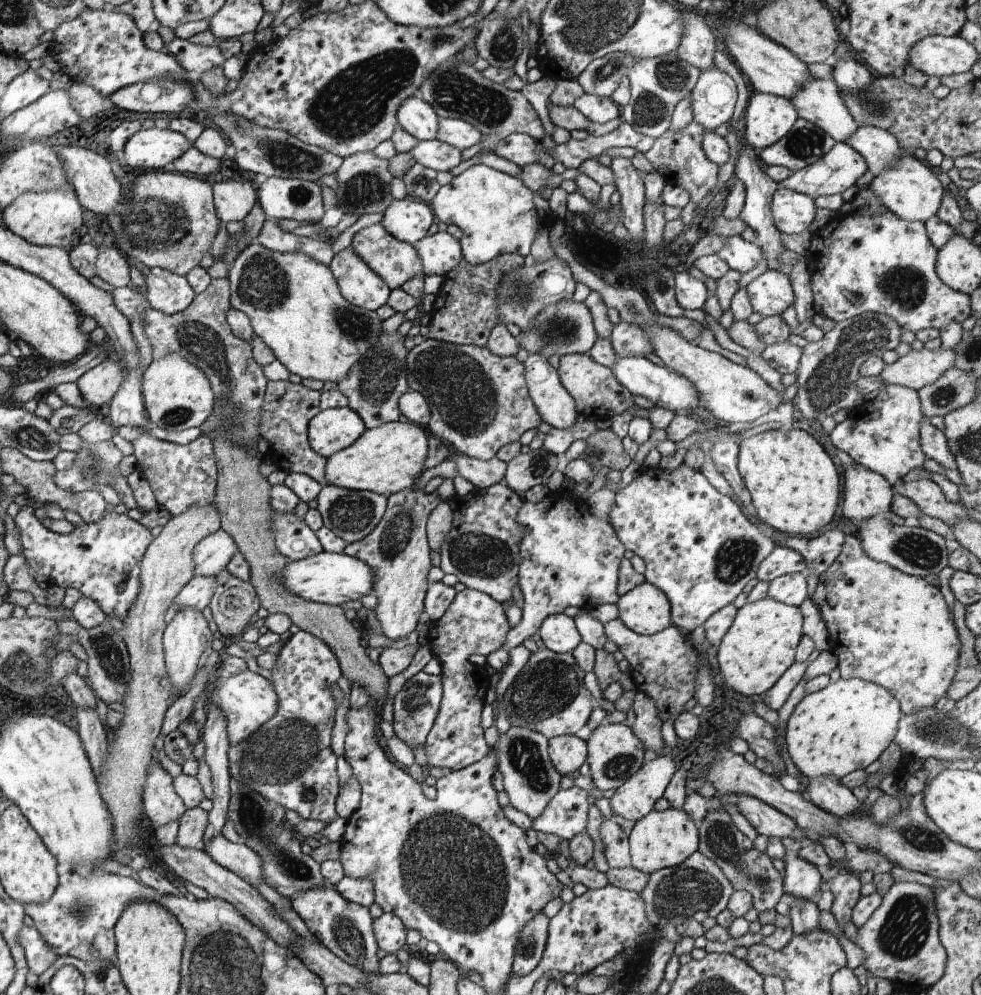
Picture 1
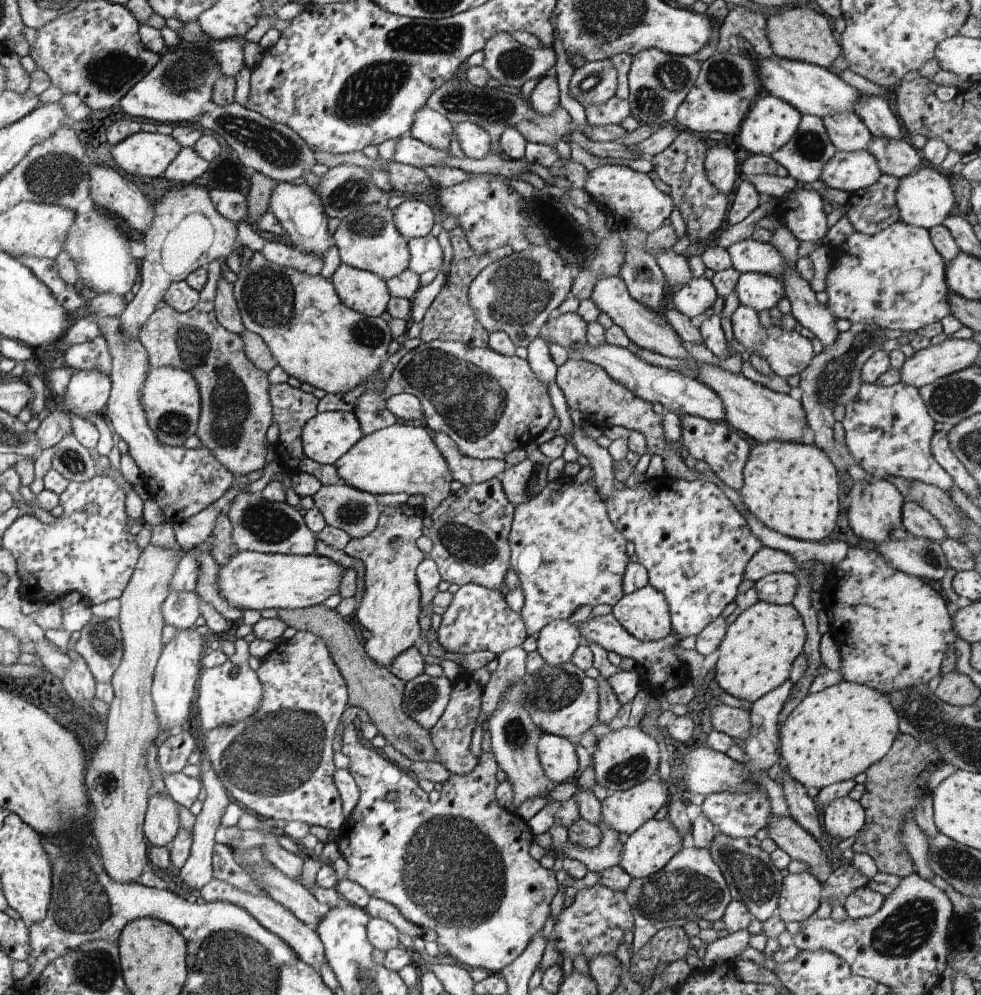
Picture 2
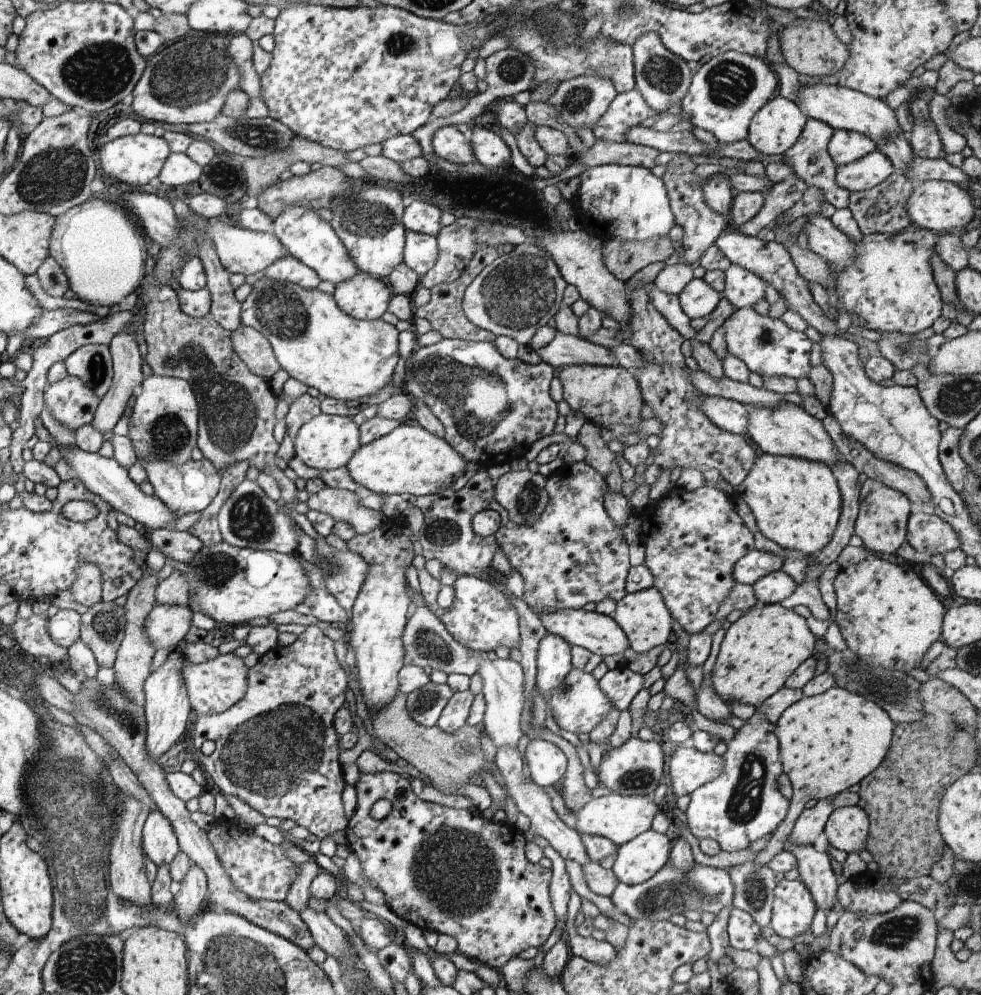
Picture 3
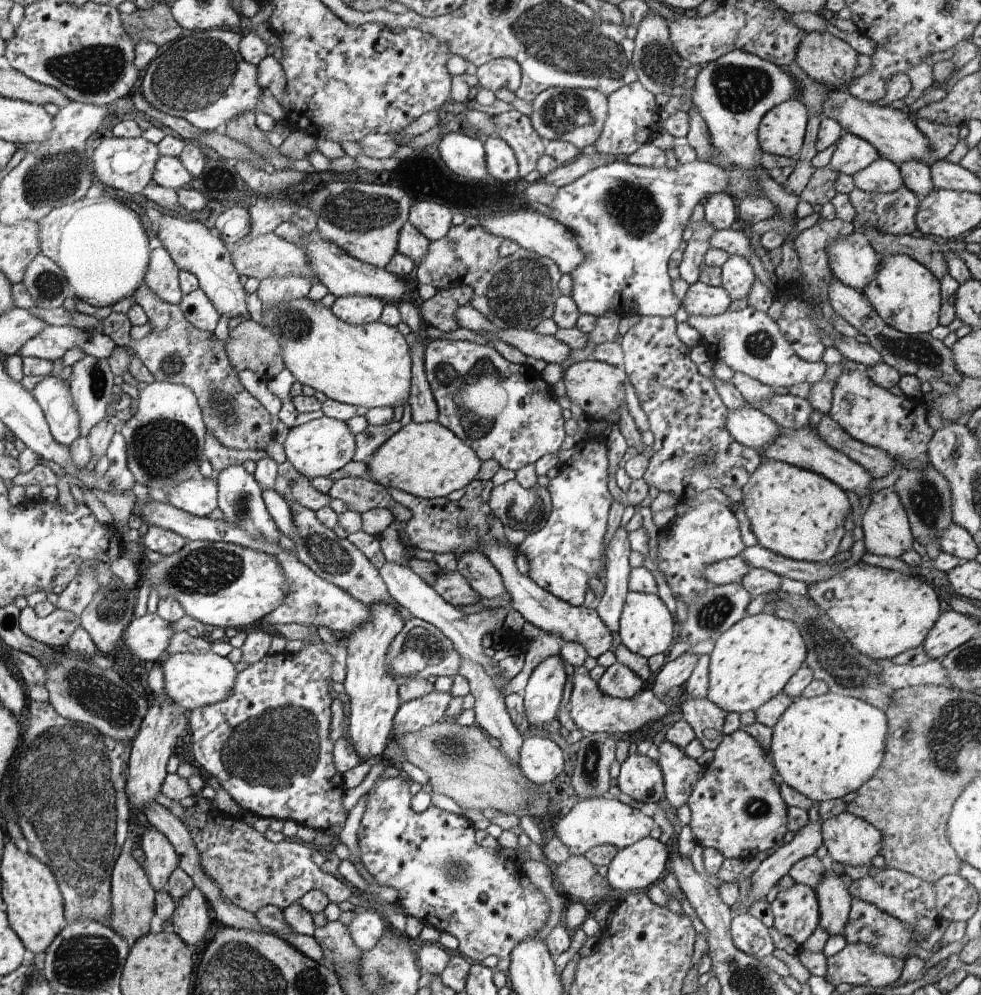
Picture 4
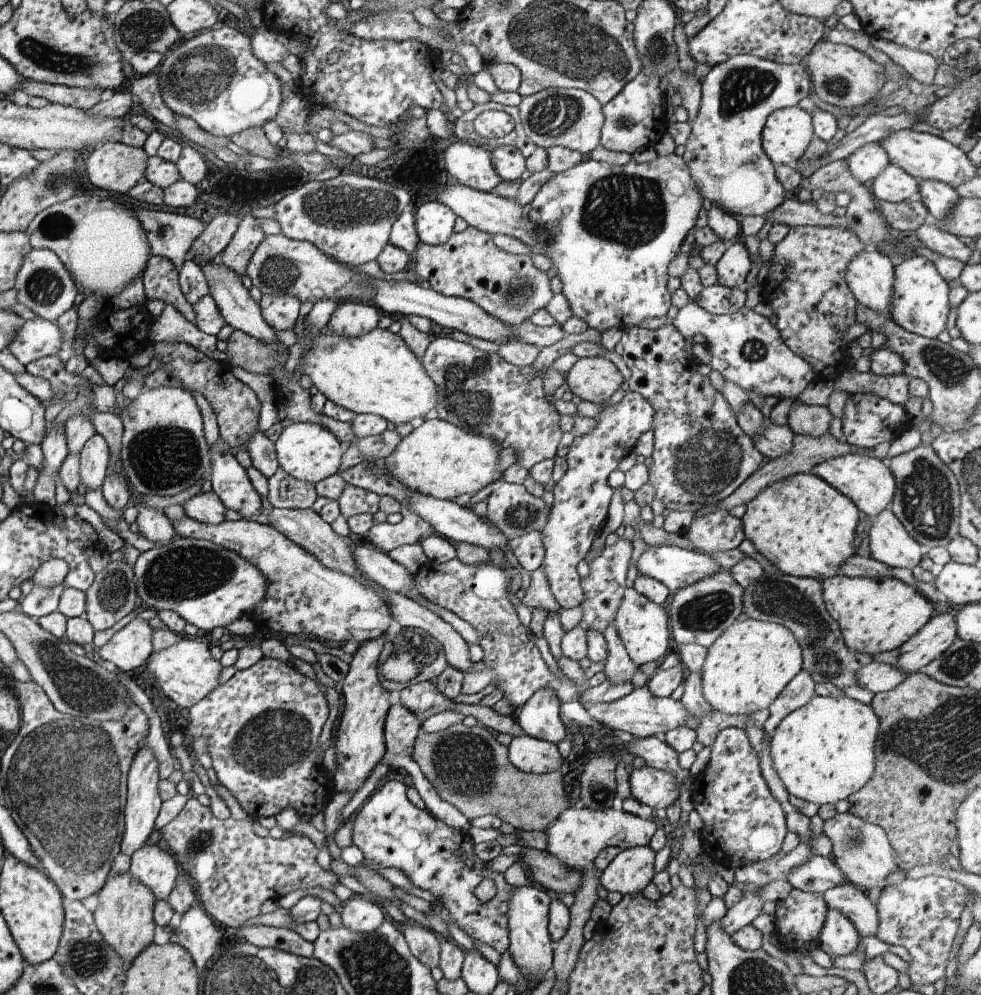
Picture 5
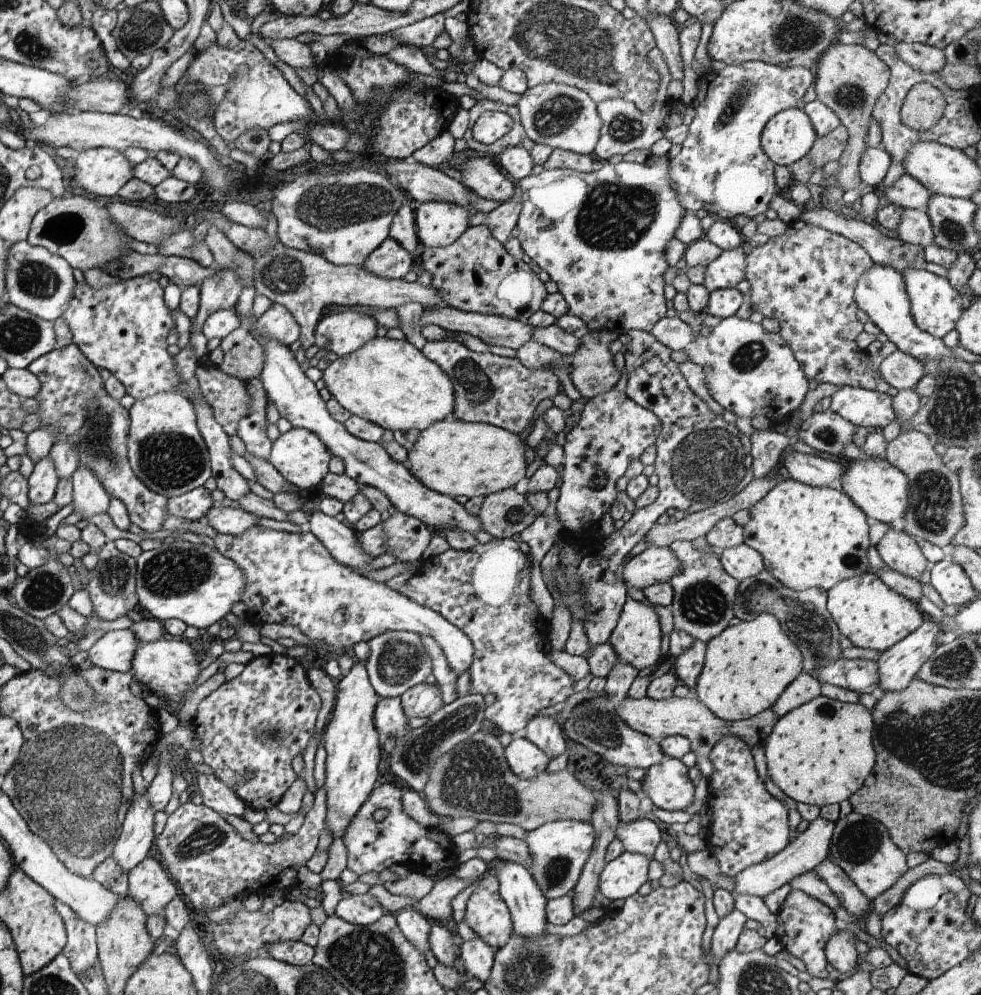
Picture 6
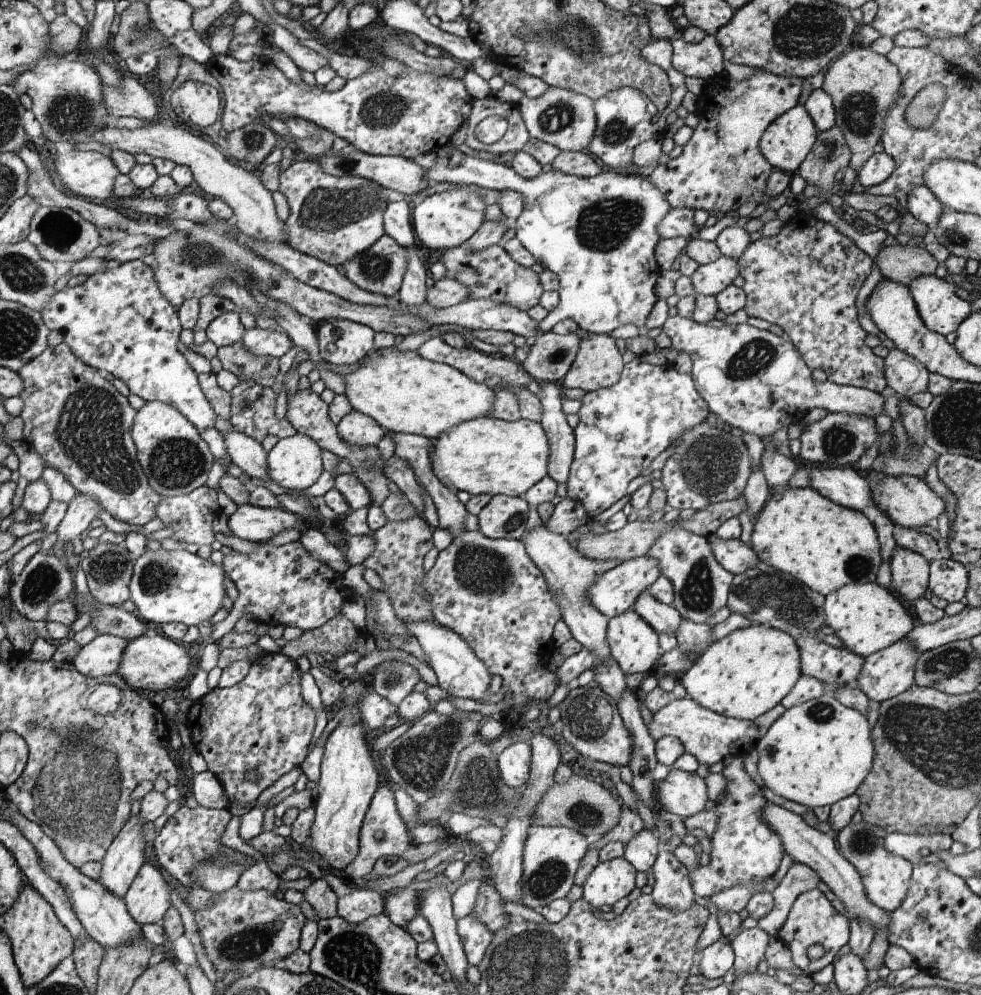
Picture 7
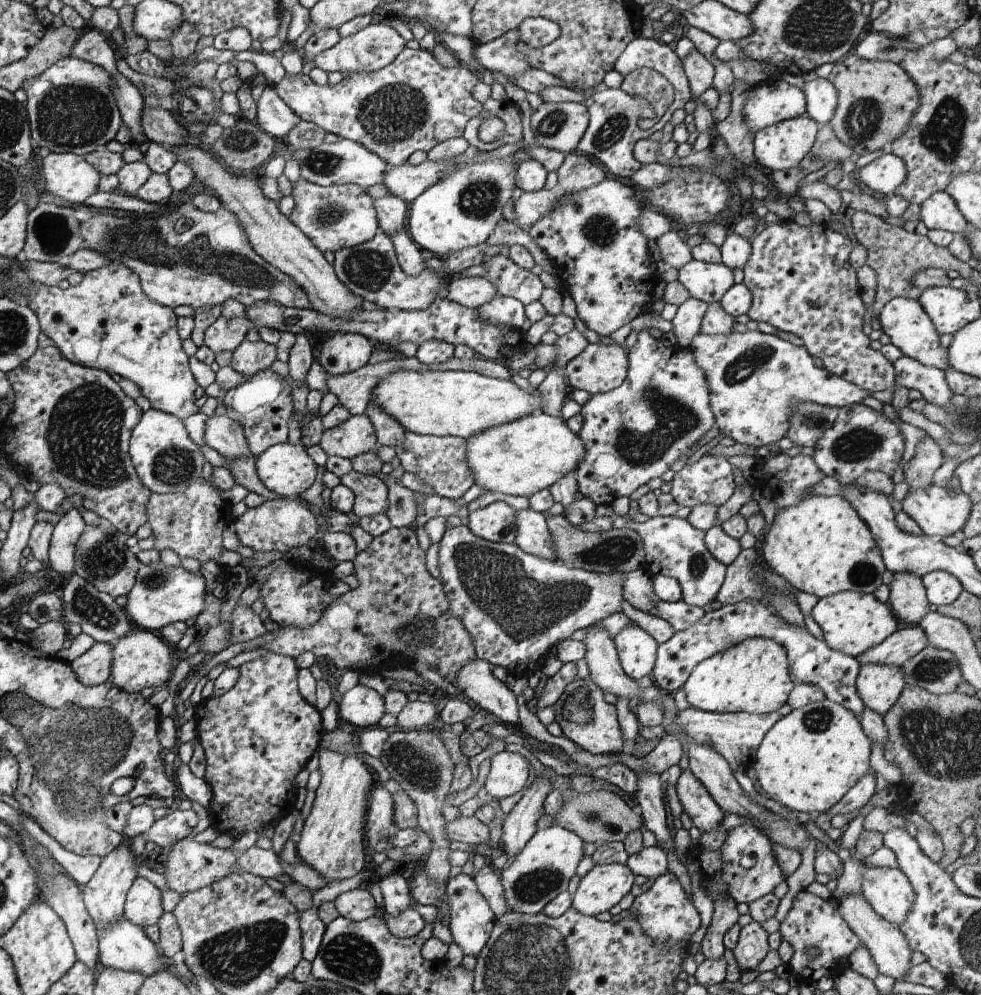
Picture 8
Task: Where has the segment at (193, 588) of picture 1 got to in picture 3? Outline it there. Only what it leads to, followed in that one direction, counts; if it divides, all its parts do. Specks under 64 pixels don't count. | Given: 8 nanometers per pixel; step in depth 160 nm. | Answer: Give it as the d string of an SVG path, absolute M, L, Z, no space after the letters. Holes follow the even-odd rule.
M157 606L145 622L145 634L158 649L176 649L192 625L191 608L186 606Z

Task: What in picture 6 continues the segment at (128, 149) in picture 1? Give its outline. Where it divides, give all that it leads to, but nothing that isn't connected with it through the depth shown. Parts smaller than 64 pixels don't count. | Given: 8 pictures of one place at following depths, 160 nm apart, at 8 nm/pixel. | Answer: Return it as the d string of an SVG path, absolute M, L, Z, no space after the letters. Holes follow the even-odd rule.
M112 147L90 149L77 154L75 179L86 194L114 196L134 177L136 168L126 155Z

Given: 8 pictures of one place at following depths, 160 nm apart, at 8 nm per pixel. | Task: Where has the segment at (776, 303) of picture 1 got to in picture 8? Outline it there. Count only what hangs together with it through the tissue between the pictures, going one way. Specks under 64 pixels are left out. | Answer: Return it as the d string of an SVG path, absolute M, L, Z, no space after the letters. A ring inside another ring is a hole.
M692 259L679 269L678 281L686 287L690 297L707 302L719 302L734 285L732 269L722 261L705 263Z

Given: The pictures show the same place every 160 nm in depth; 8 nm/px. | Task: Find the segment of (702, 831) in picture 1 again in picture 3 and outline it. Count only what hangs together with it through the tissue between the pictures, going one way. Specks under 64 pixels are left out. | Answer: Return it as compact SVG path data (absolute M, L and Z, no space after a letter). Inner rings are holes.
M753 861L726 869L734 884L733 905L748 912L763 928L771 924L777 883L773 871L759 866Z

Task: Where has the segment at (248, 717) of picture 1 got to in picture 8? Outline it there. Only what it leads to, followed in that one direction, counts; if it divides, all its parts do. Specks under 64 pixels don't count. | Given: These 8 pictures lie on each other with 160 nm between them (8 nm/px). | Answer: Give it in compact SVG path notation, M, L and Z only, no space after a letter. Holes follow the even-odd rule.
M134 628L125 637L119 638L111 644L111 682L118 688L130 693L141 693L144 688L153 688L156 691L170 680L172 674L172 650L166 646L162 638L152 632Z

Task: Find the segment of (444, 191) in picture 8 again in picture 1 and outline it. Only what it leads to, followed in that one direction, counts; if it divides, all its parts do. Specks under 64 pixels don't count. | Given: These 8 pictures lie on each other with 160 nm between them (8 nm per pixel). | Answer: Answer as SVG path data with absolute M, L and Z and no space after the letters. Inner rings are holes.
M408 198L393 200L381 220L386 232L411 245L422 240L428 234L428 228L436 221L430 206Z

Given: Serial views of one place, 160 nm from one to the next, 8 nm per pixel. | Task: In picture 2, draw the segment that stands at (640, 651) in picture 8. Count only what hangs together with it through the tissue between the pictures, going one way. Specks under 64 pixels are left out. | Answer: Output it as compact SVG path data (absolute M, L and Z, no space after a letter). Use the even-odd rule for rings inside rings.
M649 584L625 594L612 613L639 641L657 641L674 632L665 596Z

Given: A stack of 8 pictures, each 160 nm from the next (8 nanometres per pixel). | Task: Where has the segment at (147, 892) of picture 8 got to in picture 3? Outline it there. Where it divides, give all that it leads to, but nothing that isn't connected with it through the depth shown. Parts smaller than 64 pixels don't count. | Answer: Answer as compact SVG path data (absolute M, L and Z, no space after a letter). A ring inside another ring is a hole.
M151 812L145 825L145 854L156 866L170 866L181 852L177 834L164 814Z

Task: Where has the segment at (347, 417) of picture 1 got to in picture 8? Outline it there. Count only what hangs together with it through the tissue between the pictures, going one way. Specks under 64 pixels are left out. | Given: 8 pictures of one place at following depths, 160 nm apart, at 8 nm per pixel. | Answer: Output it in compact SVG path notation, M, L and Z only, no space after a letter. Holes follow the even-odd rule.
M285 442L266 449L258 458L256 471L278 496L294 499L314 484L318 466L302 443Z

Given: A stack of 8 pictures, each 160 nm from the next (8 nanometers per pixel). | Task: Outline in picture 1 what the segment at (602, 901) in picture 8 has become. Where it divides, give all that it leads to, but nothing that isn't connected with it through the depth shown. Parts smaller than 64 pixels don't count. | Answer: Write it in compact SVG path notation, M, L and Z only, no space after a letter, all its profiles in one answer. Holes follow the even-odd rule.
M669 807L663 811L652 809L636 824L629 835L631 866L651 875L663 868L682 864L689 856L698 851L699 827L682 808Z

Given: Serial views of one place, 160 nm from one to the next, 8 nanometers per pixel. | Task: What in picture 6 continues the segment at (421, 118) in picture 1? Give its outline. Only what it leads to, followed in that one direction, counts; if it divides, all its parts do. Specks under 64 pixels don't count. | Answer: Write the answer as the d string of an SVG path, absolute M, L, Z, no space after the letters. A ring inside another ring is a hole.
M476 156L459 167L461 183L478 196L506 202L514 192L512 181L490 156Z

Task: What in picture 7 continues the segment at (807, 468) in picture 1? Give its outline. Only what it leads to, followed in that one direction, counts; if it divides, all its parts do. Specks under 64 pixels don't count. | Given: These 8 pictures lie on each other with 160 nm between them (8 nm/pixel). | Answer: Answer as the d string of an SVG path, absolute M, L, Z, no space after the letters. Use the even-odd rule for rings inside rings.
M810 486L786 489L777 497L772 497L764 503L754 521L751 546L760 561L764 561L780 572L789 574L800 584L824 596L850 583L876 581L878 568L882 563L877 532L869 518L856 509L846 508L826 498Z

